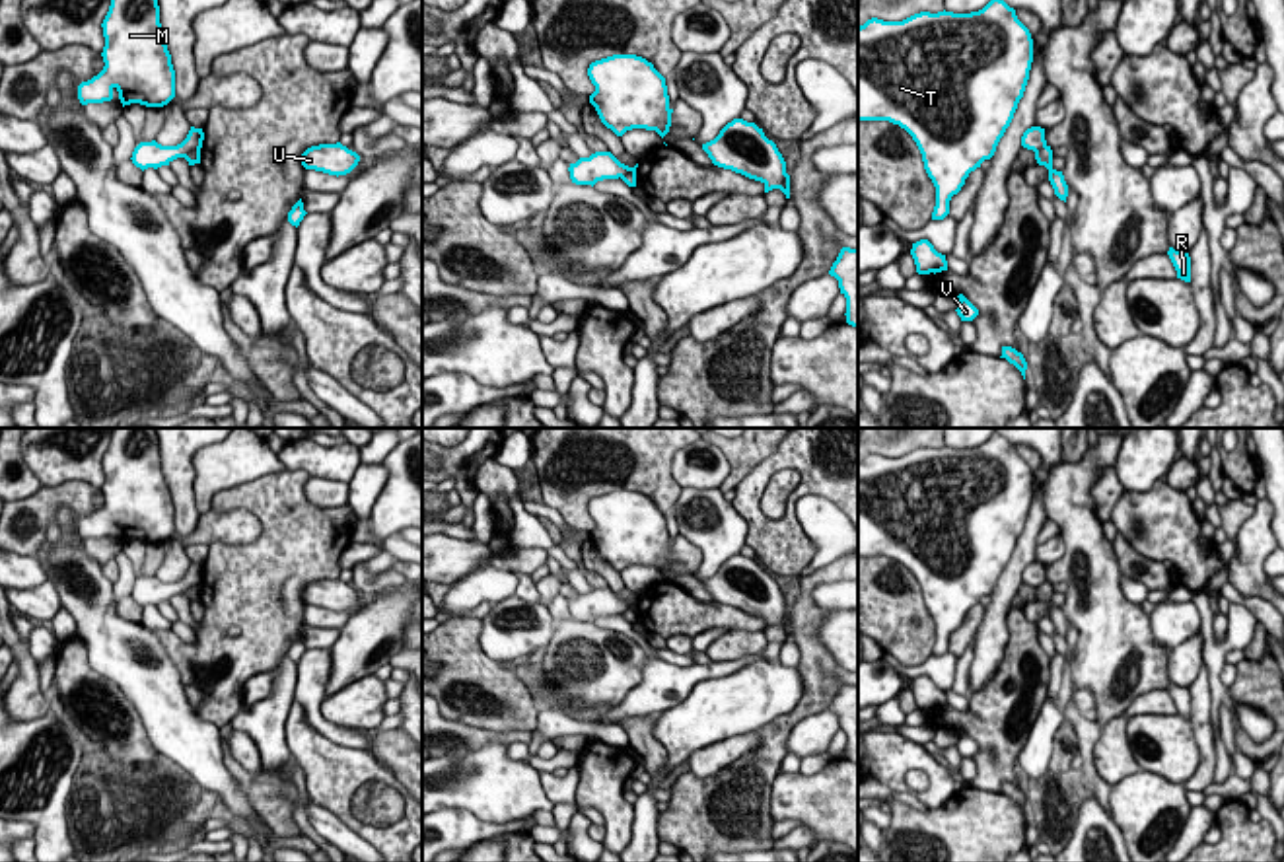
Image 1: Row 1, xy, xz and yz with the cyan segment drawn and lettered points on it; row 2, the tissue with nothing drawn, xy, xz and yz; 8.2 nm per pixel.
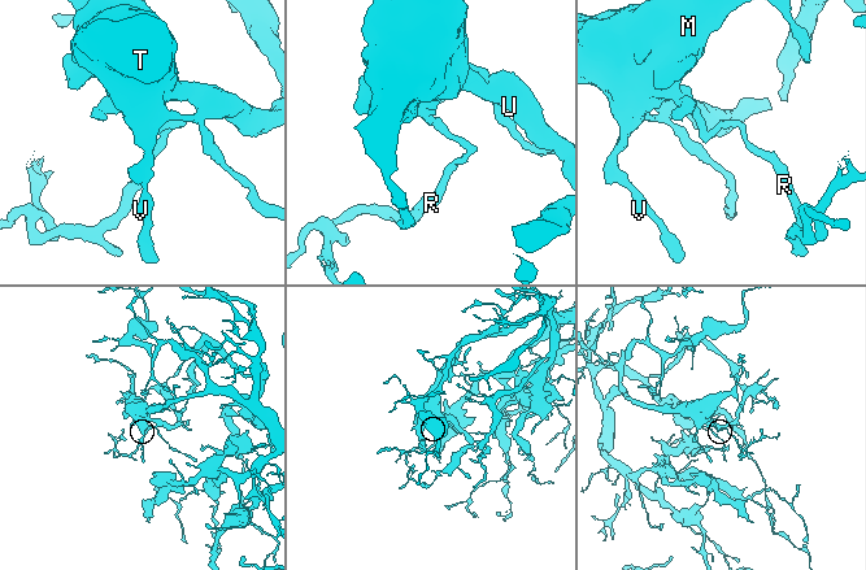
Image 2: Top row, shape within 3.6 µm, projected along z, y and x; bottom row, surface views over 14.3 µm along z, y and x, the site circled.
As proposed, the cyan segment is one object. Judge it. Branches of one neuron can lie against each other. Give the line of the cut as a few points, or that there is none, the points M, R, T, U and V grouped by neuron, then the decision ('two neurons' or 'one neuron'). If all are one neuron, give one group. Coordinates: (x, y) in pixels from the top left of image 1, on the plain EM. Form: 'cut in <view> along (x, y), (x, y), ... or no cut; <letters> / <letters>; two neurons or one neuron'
cut in yz along (1045, 578), (1035, 588); M T U V / R; two neurons

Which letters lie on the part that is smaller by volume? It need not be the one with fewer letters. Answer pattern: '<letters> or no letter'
R

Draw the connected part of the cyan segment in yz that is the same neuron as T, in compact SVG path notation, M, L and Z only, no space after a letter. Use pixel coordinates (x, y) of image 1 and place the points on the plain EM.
M998 432L971 449L920 448L903 457L872 453L858 463L858 557L889 557L912 572L936 623L932 656L949 650L949 636L961 627L969 609L994 592L1023 533L1031 498L1031 469L1017 455L1016 446Z

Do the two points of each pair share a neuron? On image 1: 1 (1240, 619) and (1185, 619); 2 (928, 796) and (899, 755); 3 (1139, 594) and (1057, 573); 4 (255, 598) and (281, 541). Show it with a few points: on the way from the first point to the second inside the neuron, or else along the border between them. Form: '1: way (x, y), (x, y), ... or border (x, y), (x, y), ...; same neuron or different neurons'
1: border (1191, 600), (1199, 613), (1201, 629); different neurons
2: way (934, 783), (934, 773), (913, 755); same neuron
3: border (1119, 574), (1123, 594), (1139, 604); different neurons
4: way (259, 584), (281, 563), (281, 555); same neuron

